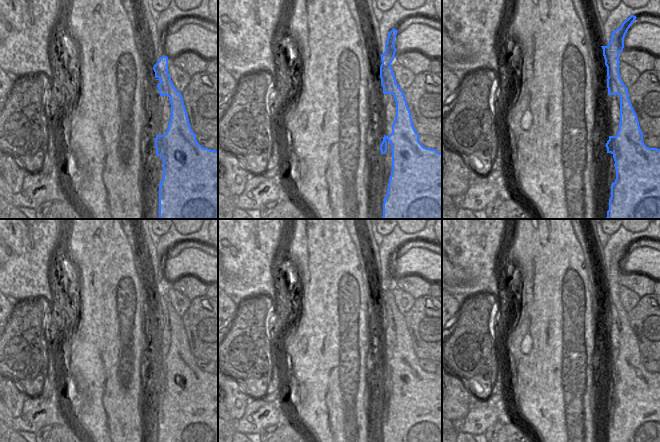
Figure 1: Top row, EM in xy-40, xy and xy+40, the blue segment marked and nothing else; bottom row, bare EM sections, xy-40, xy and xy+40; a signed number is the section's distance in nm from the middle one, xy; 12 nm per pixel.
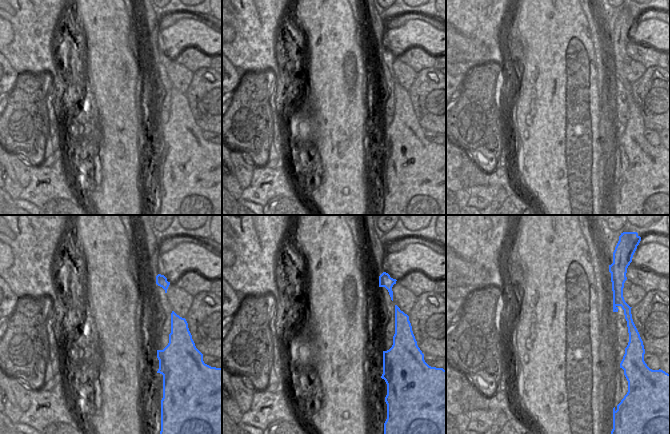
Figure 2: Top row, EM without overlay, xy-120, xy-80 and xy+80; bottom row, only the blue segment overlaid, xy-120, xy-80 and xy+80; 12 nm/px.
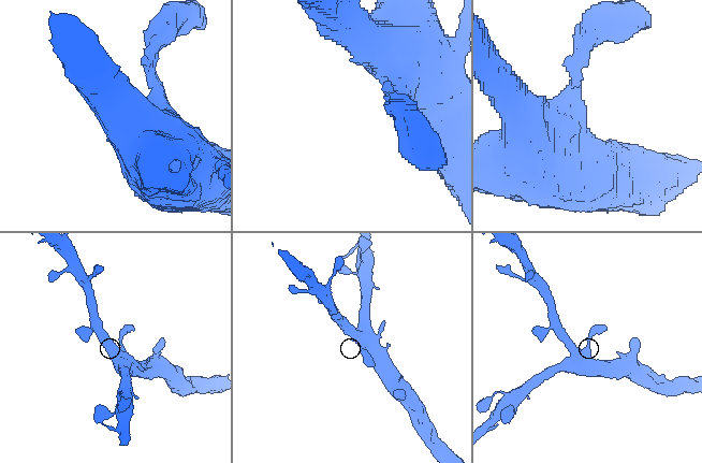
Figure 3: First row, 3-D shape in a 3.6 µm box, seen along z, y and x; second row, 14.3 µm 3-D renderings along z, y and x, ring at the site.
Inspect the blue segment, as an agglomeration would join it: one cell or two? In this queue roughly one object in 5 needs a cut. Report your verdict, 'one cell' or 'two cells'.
one cell

